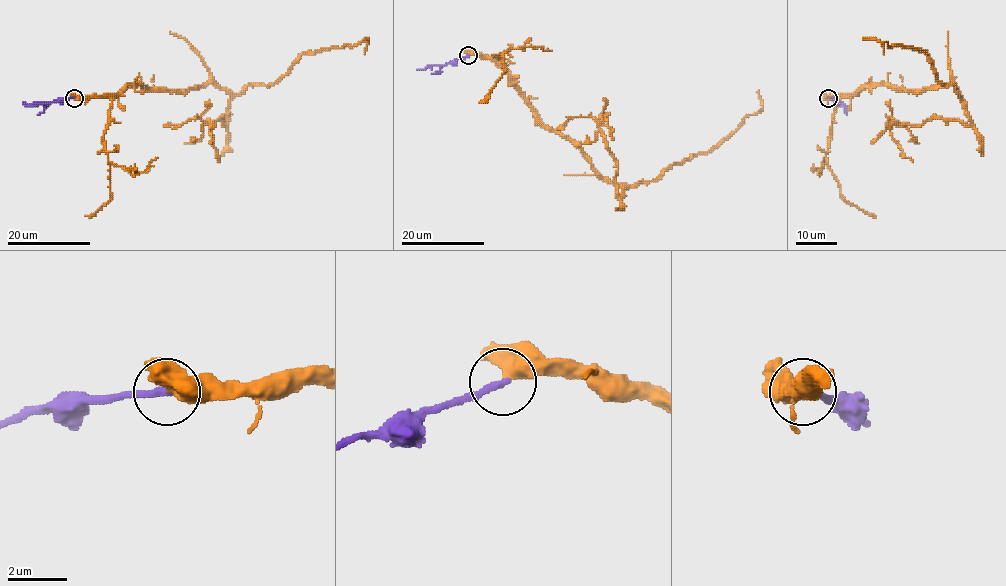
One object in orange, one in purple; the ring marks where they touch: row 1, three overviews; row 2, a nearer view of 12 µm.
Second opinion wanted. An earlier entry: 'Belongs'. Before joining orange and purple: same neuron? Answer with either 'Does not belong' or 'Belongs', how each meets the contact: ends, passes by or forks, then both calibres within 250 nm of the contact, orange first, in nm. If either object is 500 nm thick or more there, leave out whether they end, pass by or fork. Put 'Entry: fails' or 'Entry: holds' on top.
Entry: holds
Belongs. At the ring orange passes by. At the ring purple ends. Thickness 440 nm (orange) against 240 nm

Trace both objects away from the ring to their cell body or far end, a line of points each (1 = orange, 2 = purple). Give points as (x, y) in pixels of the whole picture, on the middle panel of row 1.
1: (468, 55), (491, 57), (546, 126), (603, 177), (629, 187), (716, 148), (762, 107), (758, 90)
2: (468, 55), (442, 65), (417, 70)

